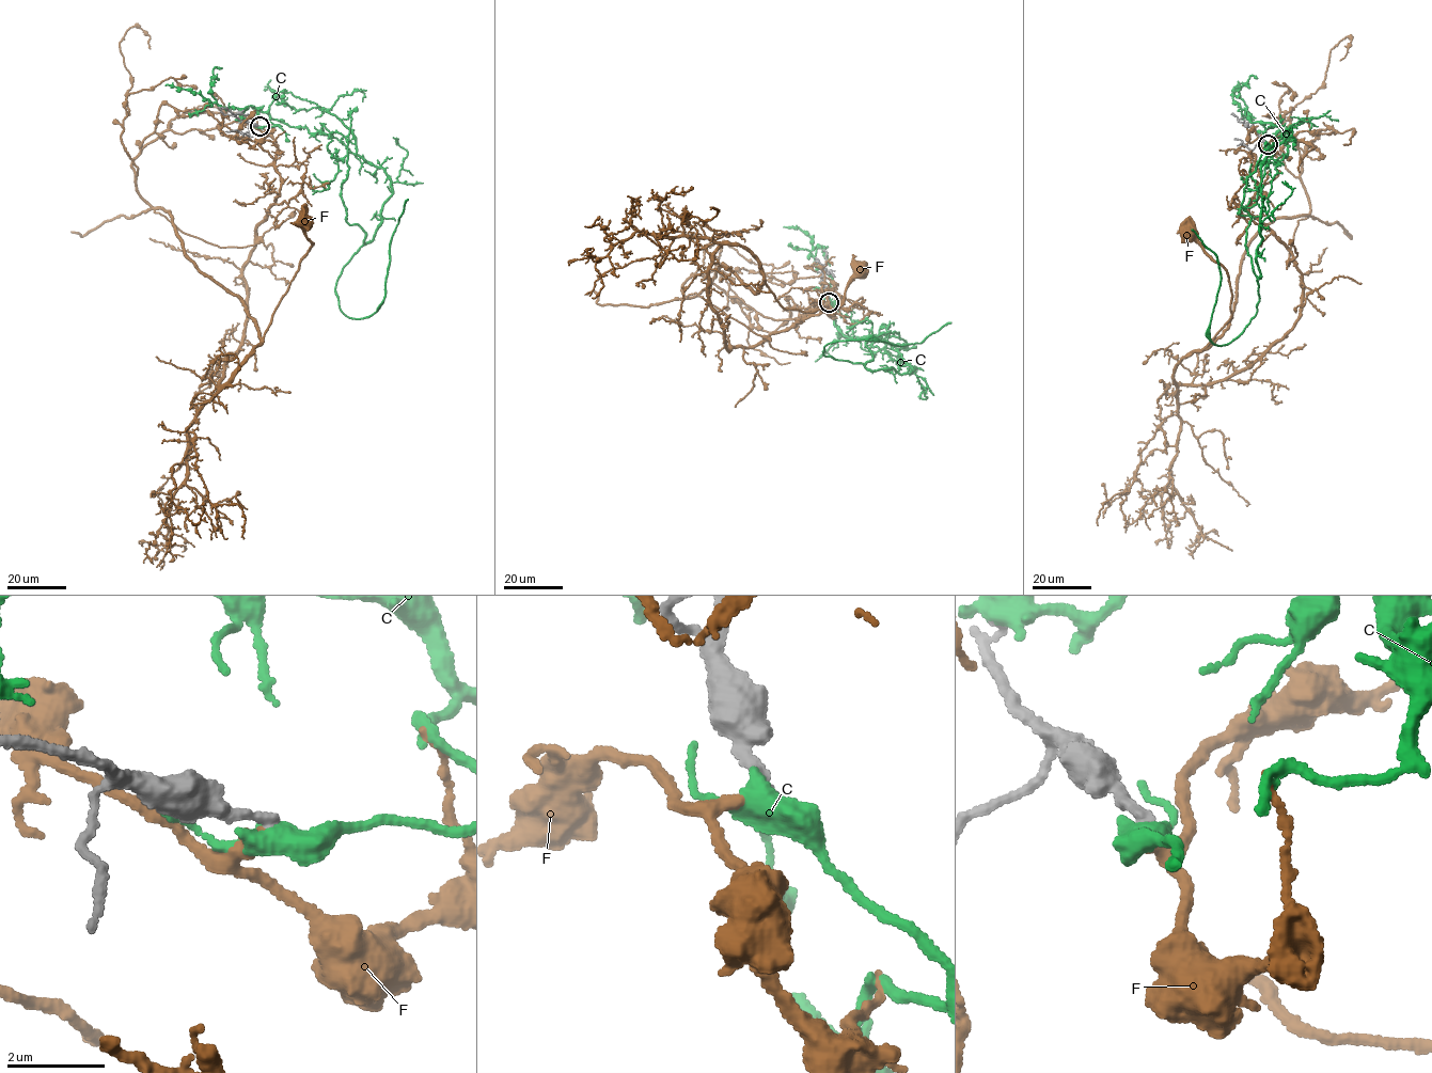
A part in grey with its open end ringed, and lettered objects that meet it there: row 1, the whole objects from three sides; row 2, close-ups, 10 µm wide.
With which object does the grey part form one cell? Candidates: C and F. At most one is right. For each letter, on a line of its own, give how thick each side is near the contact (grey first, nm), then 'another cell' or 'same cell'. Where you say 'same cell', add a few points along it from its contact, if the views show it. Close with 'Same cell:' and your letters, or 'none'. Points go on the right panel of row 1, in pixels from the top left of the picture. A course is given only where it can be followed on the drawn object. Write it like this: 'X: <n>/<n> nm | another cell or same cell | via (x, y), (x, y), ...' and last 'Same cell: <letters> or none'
C: 240/480 nm | another cell
F: 240/240 nm | another cell
Same cell: none

